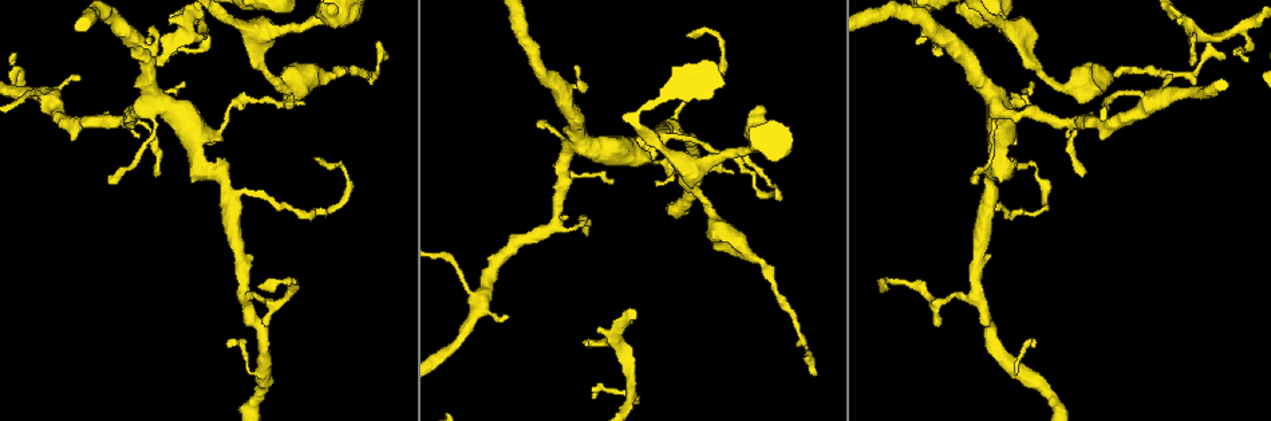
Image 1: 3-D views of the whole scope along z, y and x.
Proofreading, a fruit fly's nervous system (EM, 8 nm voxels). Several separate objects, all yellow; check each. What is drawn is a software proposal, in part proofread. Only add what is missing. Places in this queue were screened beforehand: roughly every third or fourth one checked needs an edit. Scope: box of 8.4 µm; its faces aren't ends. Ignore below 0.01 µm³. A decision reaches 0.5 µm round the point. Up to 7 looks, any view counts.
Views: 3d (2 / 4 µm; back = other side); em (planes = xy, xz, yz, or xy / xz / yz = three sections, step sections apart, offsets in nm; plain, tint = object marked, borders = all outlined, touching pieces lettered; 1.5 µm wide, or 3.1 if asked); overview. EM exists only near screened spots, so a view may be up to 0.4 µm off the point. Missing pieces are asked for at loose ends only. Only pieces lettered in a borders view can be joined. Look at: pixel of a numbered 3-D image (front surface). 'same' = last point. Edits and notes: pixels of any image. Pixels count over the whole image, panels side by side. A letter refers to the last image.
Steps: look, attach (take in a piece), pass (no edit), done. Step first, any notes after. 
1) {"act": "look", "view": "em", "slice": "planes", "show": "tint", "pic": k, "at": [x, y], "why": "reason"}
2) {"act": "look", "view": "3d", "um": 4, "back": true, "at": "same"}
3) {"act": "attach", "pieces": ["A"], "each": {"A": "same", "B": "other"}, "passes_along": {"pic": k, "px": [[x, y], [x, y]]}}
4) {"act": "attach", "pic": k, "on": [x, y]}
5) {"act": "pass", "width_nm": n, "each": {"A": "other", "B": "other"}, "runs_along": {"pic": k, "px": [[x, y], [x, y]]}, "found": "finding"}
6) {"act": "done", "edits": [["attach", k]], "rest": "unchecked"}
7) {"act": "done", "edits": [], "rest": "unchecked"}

{"act": "look", "view": "em", "slice": "planes", "show": "borders", "pic": 1, "at": [815, 376], "why": "branch stops here"}

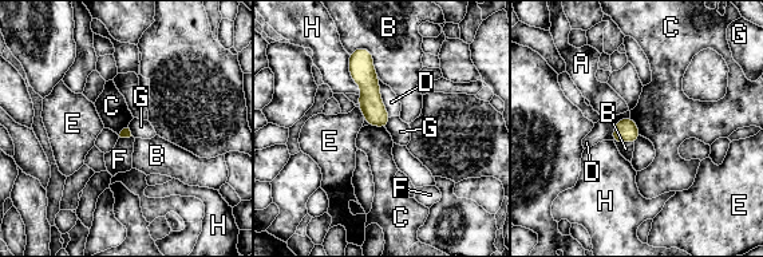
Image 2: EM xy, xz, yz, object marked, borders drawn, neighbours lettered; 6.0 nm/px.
{"act": "pass", "each": {"A": "other", "B": "other", "C": "other", "D": "other", "E": "other", "F": "other", "G": "other", "H": "other"}, "border": {"pic": 2, "px": [[631, 117], [640, 134]]}, "found": "none of them fits"}

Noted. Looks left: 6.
{"act": "look", "view": "em", "slice": "planes", "show": "borders", "pic": 1, "at": [1189, 63], "why": "thin end"}

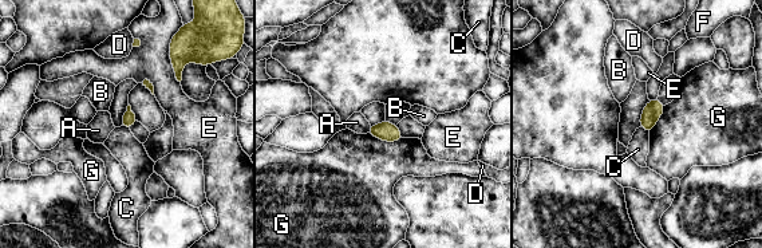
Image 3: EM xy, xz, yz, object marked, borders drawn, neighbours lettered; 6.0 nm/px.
{"act": "pass", "longest_contact_nm": ["E", 260], "each": {"A": "other", "B": "other", "C": "other", "D": "other", "E": "other", "F": "other", "G": "other"}, "border": {"pic": 3, "px": [[640, 126], [648, 133]]}, "found": "no lettered piece goes on from it"}

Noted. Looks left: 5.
{"act": "look", "view": "3d", "um": 2, "pic": 1, "at": [1031, 84], "why": "branch stops here"}

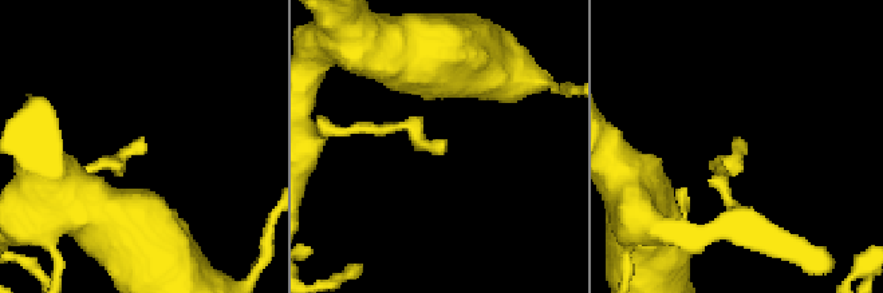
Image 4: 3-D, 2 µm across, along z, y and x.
{"act": "look", "view": "em", "slice": "planes", "show": "borders", "pic": 4, "at": [446, 150], "why": "now the EM"}

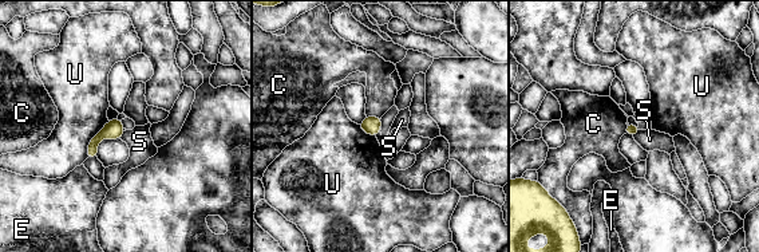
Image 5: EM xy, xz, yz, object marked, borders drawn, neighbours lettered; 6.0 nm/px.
{"act": "pass", "width_nm": 70, "each": {"C": "other", "E": "other", "S": "other", "U": "other"}, "border": {"pic": 5, "px": [[126, 130], [119, 138]]}, "found": "none of them fits"}

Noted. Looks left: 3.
{"act": "done", "edits": [], "rest": "unchecked"}

